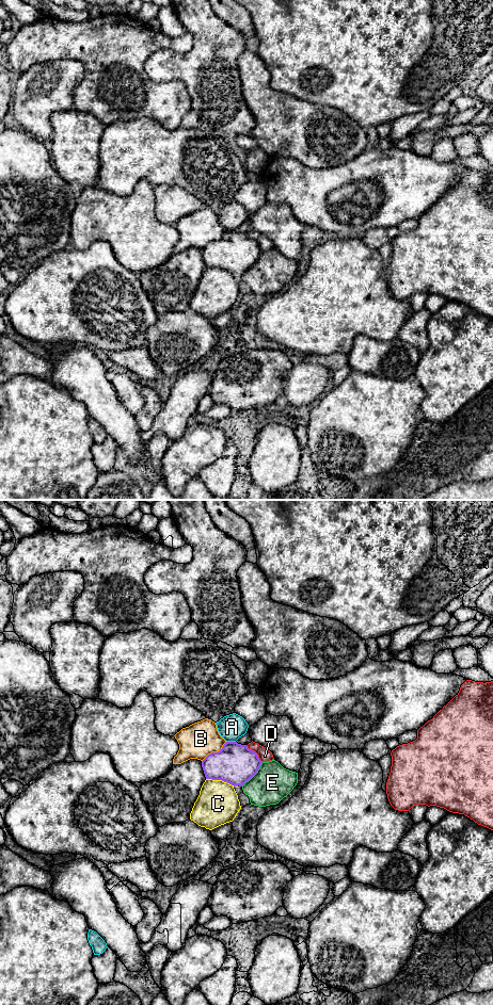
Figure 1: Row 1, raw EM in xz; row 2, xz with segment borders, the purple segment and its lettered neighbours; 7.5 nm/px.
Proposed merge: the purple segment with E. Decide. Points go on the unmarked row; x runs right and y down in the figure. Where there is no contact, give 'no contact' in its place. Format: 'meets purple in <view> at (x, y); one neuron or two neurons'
meets purple in xz at (253, 263); two neurons

